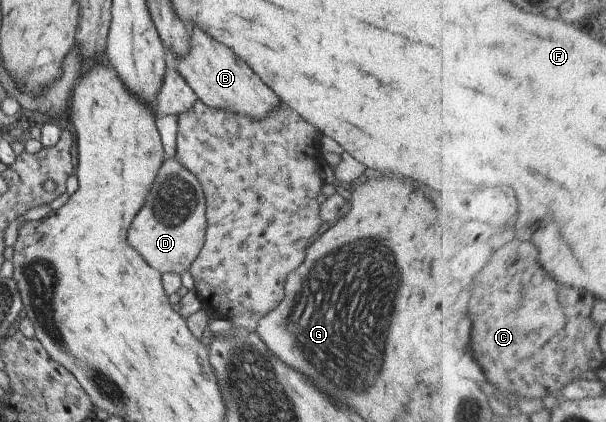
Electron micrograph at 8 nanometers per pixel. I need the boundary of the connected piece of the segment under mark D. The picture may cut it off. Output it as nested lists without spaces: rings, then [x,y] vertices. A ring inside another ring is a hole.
[[[164,157],[162,165],[158,167],[154,181],[150,183],[152,189],[146,197],[144,207],[138,211],[138,215],[134,217],[130,229],[128,229],[128,243],[140,253],[140,257],[154,267],[159,273],[176,273],[181,274],[188,270],[190,263],[196,259],[202,245],[205,241],[205,232],[207,222],[205,219],[205,195],[202,194],[201,186],[196,180],[196,177],[186,171],[175,157]]]

